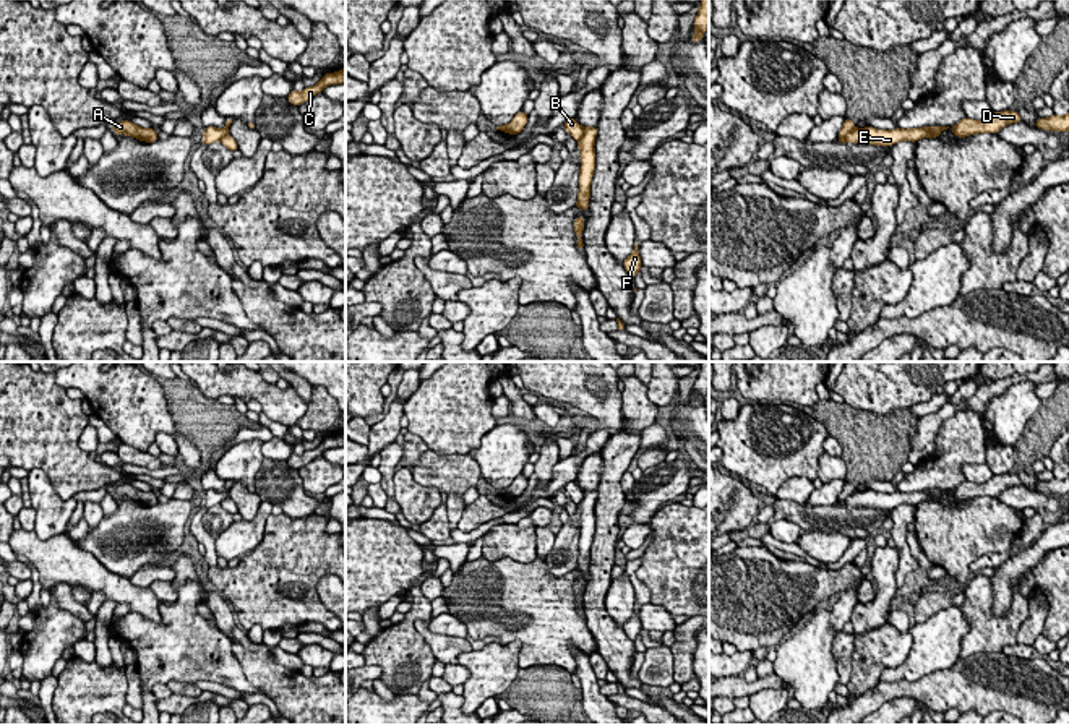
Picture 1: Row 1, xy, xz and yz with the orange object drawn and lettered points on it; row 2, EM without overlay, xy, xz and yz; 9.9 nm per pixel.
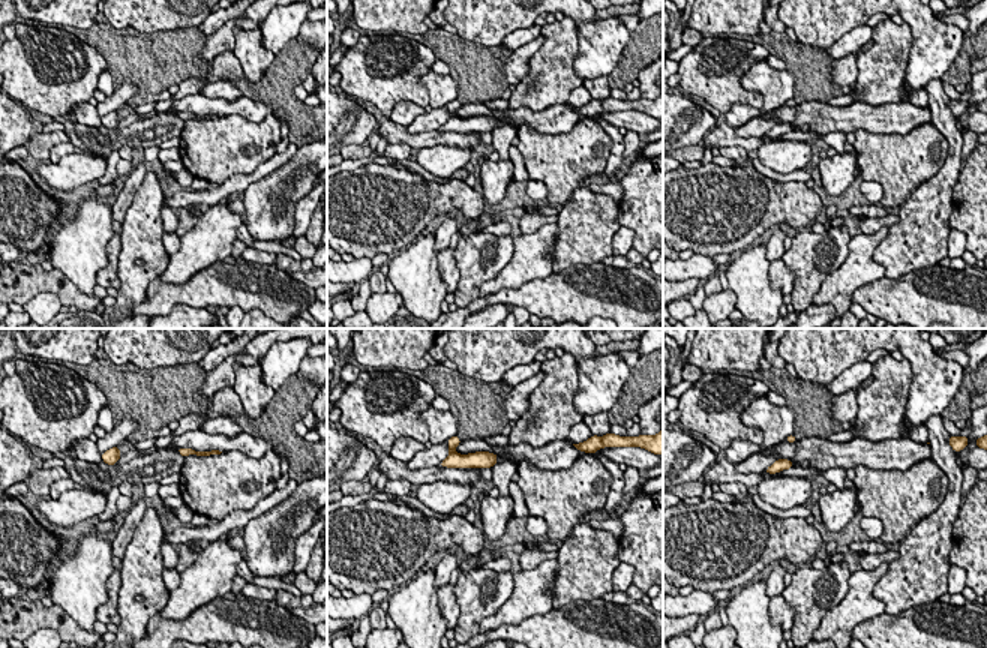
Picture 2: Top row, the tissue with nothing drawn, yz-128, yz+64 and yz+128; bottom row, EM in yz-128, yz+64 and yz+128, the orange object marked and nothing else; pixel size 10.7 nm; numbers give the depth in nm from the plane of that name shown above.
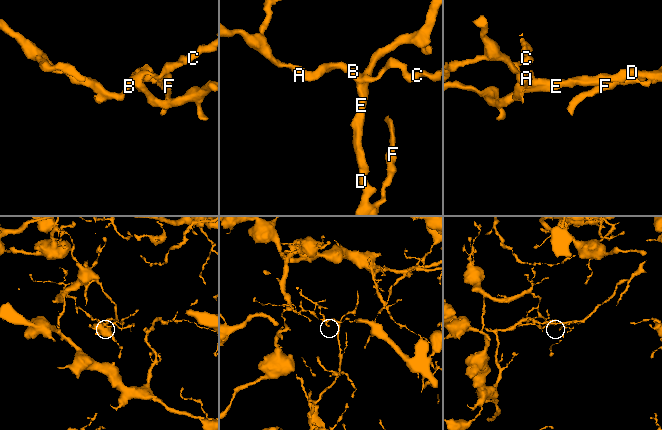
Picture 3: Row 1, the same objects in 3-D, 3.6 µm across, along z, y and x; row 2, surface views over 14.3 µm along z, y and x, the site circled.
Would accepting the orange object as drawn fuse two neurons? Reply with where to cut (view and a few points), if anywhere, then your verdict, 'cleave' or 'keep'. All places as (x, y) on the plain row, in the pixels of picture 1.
cut yz (855, 492), (839, 501); cleave

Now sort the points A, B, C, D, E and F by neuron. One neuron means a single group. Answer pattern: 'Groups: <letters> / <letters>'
Groups: A B C / D E F

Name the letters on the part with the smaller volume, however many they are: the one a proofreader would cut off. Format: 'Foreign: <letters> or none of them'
Foreign: D, E, F

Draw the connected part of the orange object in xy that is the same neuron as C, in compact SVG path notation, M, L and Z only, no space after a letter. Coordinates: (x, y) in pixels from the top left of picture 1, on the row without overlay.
M342 431L339 435L334 435L334 436L324 436L324 440L320 443L318 448L305 451L302 456L298 456L298 454L294 453L287 459L287 464L289 464L289 467L300 469L300 467L310 464L318 456L323 456L323 453L326 449L342 448L342 446L346 446L346 431Z

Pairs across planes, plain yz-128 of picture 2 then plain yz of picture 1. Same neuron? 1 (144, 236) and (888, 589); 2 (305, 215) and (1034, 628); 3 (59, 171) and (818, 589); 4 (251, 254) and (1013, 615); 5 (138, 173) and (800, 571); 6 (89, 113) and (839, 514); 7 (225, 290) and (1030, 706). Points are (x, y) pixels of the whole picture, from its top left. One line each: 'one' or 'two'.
1: one
2: one
3: two
4: two
5: two
6: two
7: one

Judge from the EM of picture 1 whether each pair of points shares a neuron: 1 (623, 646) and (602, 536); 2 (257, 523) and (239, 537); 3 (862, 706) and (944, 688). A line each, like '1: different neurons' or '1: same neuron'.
1: same neuron
2: same neuron
3: same neuron

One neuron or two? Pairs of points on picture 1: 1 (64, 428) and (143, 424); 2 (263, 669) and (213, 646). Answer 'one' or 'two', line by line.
1: two
2: two

